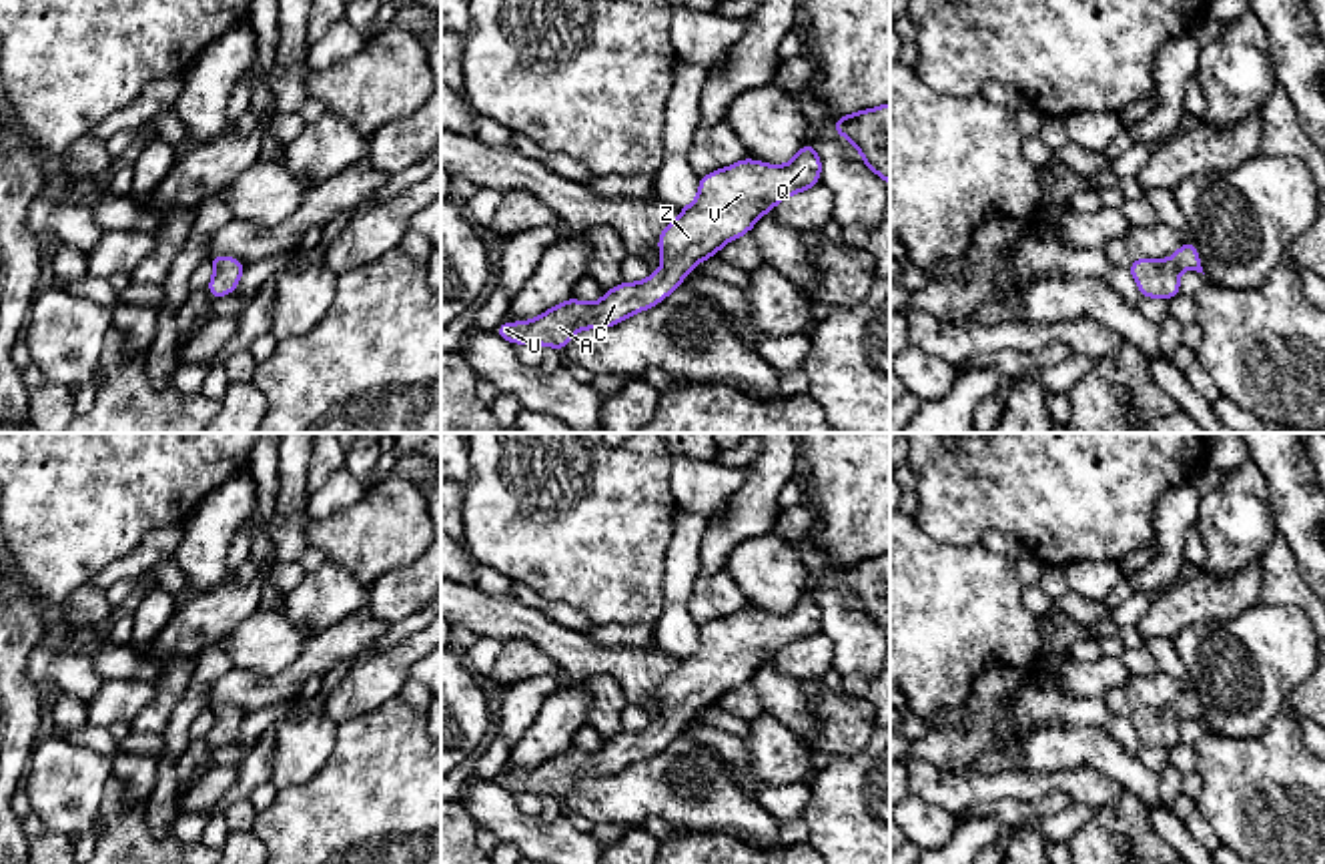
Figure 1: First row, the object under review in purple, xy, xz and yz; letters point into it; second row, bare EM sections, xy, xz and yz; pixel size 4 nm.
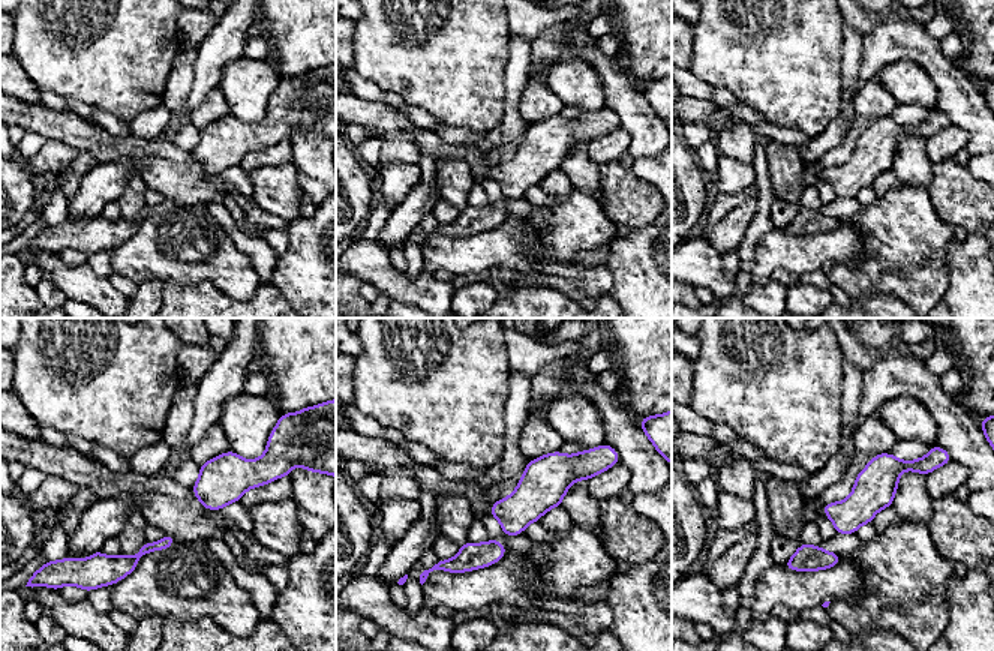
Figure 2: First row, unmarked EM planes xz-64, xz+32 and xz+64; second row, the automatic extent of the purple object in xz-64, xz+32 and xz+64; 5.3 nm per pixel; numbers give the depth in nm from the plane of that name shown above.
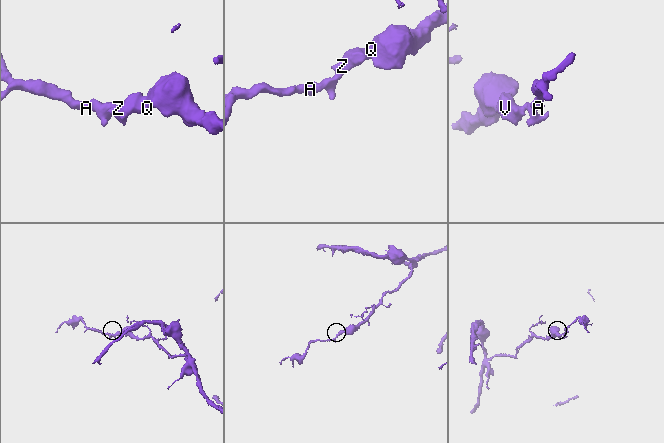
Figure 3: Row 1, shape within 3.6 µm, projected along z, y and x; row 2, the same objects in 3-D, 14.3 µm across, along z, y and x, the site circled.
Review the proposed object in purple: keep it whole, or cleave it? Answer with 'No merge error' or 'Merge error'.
No merge error

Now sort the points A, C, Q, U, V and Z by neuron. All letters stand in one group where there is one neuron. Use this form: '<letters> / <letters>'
A C Q U V Z

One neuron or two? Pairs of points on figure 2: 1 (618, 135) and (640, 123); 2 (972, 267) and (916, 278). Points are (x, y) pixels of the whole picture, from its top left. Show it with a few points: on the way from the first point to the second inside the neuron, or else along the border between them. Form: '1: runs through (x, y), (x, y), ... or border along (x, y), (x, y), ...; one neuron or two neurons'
1: border along (619, 126), (630, 137), (628, 150); two neurons
2: border along (954, 240), (948, 246), (948, 288), (942, 299); two neurons

